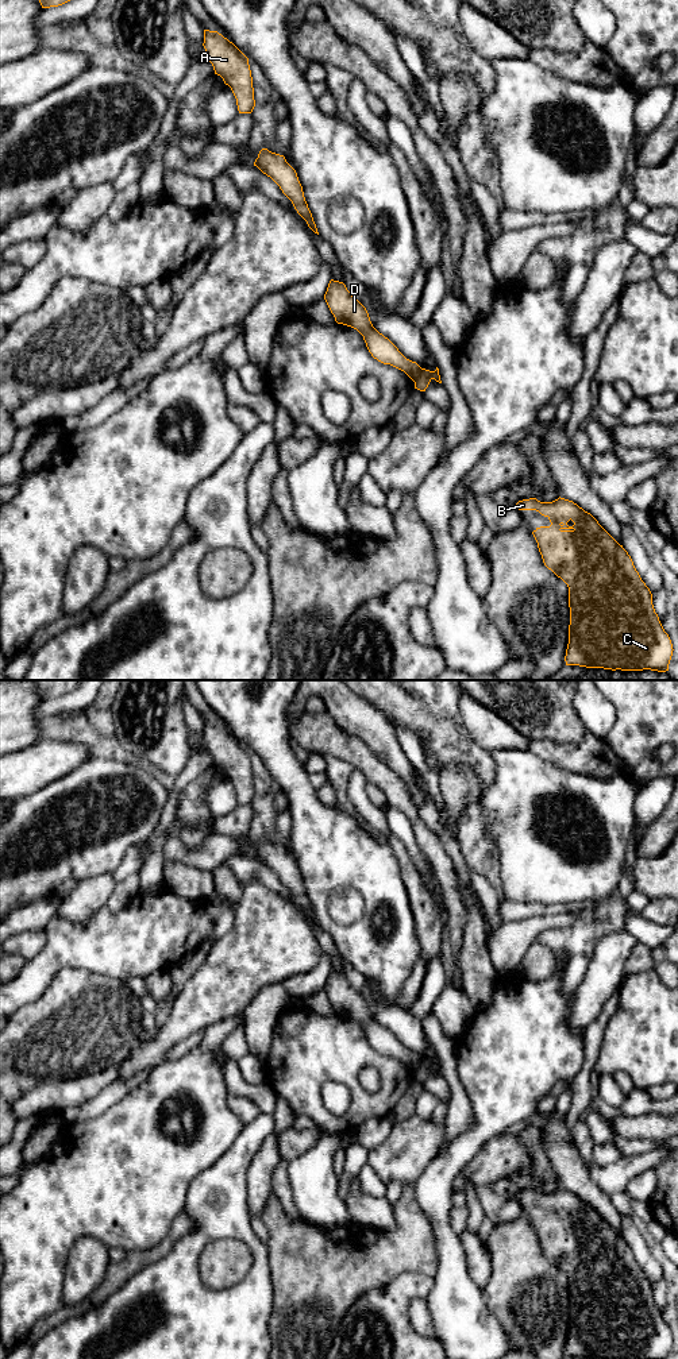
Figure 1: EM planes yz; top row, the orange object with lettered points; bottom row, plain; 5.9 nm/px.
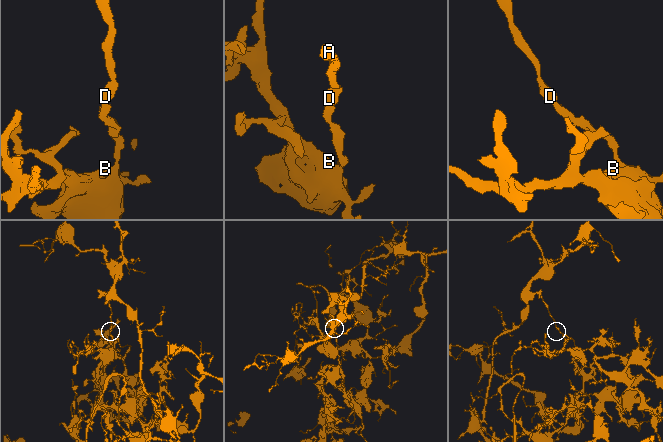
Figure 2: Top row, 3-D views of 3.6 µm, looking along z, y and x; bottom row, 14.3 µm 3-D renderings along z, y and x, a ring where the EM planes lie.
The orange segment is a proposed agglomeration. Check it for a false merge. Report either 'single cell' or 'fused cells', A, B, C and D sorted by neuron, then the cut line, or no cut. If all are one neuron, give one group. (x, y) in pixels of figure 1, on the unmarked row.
fused cells; A D / B C; cut in yz along (422, 1060), (413, 1072)

